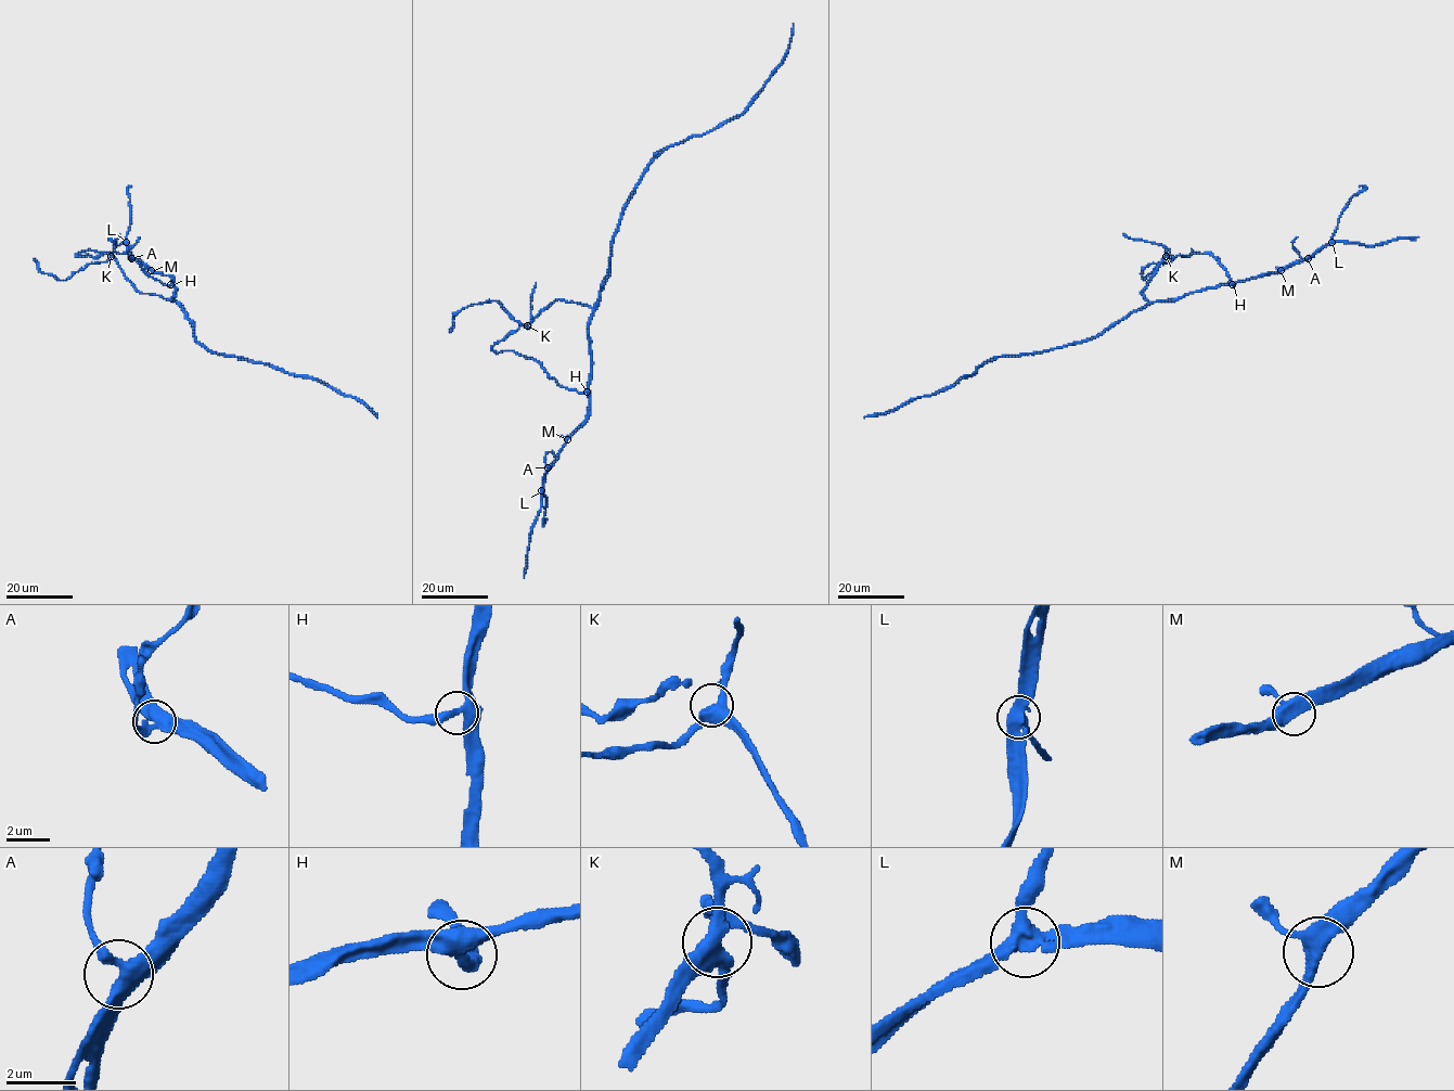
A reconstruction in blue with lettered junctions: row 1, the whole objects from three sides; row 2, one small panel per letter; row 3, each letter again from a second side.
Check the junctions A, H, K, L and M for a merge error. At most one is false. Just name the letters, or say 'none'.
none

